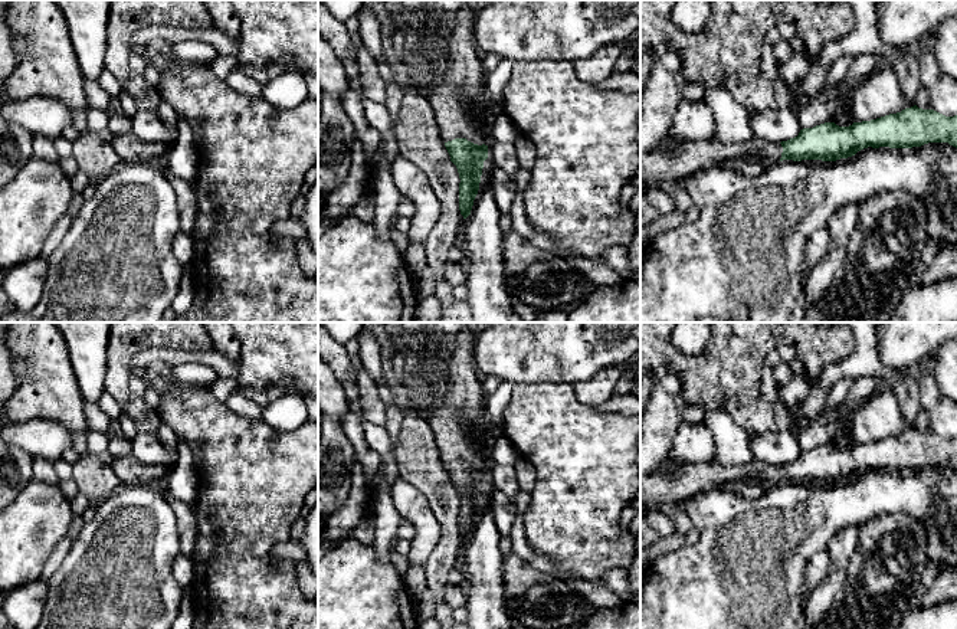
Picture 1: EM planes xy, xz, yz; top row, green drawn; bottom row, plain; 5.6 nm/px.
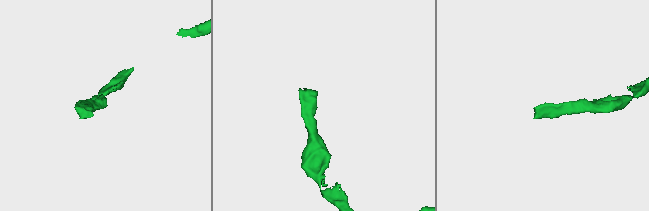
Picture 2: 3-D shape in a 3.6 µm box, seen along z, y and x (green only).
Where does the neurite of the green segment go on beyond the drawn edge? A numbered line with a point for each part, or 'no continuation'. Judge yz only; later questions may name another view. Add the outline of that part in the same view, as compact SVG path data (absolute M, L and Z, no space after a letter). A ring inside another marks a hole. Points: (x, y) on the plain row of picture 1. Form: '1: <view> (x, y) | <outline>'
1: yz (677, 485) | M753 458L741 465L712 462L686 463L676 469L662 468L640 476L640 518L663 502L682 505L698 492L722 488L725 482L767 482L779 485L783 469L780 465Z

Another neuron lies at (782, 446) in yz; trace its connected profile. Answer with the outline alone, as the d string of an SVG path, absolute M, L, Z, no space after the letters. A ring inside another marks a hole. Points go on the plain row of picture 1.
M790 429L751 433L750 445L757 459L774 465L787 463L800 455L799 440Z

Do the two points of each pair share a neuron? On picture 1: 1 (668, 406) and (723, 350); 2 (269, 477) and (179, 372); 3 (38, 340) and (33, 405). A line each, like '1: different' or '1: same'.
1: different
2: different
3: same

